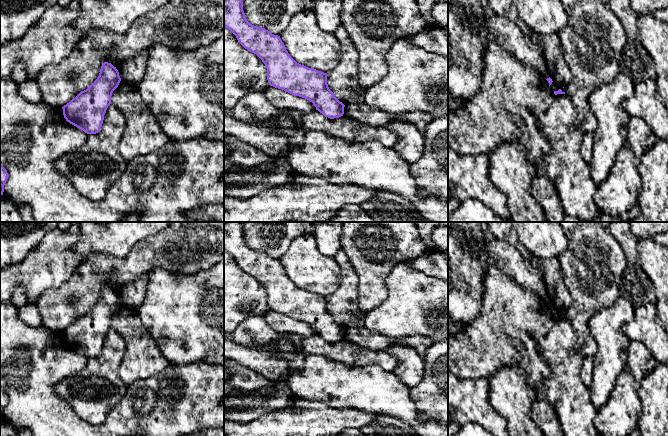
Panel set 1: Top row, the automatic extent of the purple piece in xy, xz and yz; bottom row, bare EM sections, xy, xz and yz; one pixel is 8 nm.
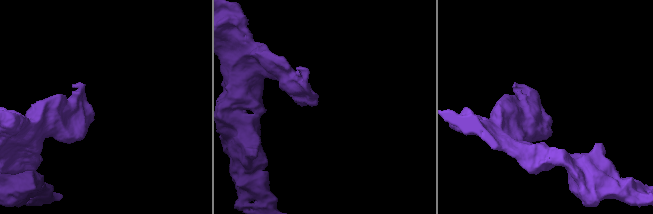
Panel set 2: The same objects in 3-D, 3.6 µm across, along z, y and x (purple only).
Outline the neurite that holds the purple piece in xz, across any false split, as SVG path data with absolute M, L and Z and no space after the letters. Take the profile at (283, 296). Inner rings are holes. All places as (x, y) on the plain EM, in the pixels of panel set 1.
M224 222L224 250L245 273L262 284L270 310L309 324L325 341L343 340L345 329L329 313L327 297L297 287L280 260L250 248L240 222Z

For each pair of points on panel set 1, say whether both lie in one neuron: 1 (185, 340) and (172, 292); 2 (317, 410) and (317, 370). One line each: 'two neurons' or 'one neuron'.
1: one neuron
2: two neurons

